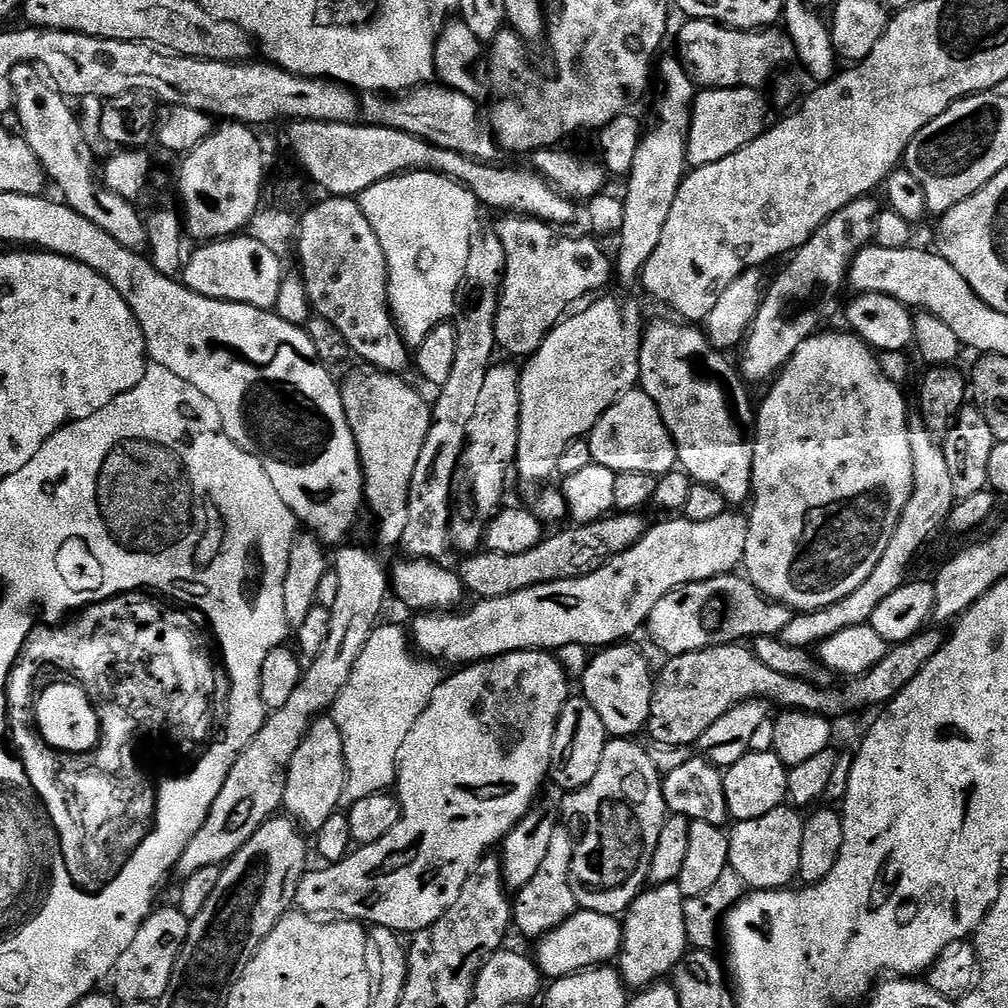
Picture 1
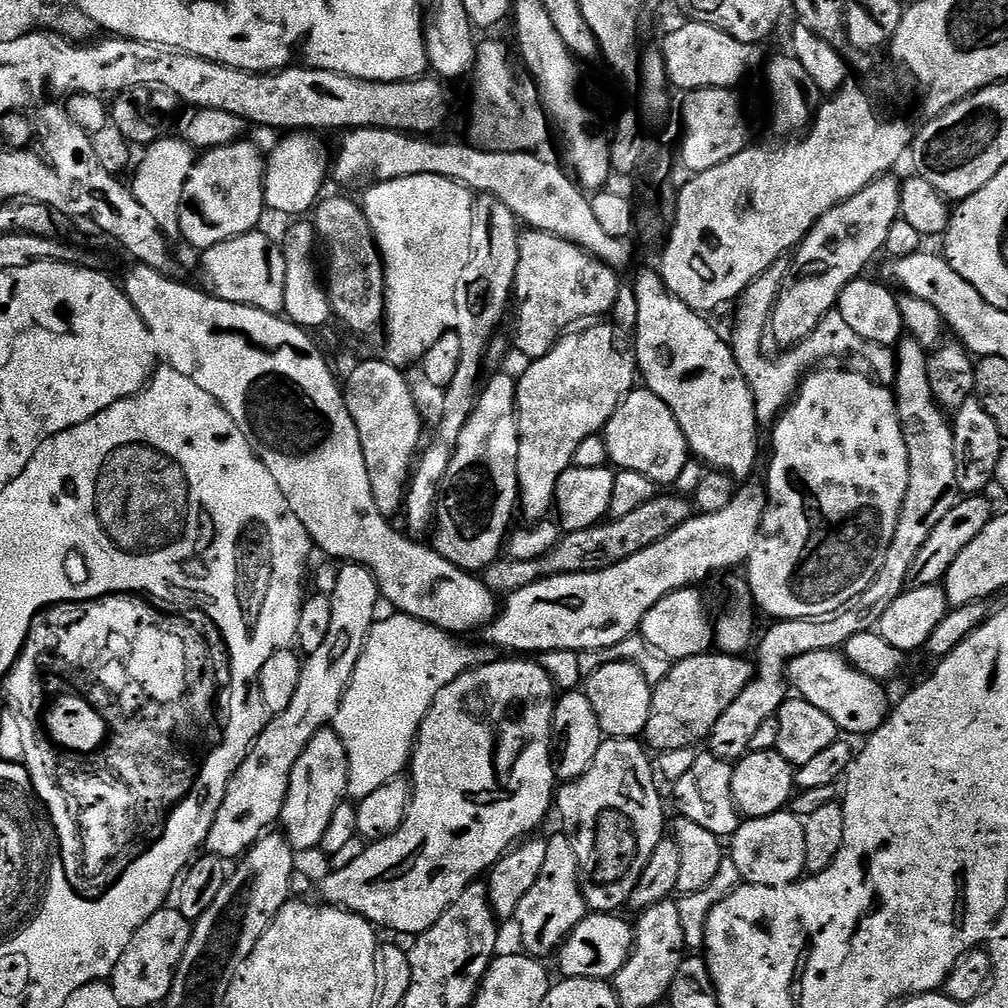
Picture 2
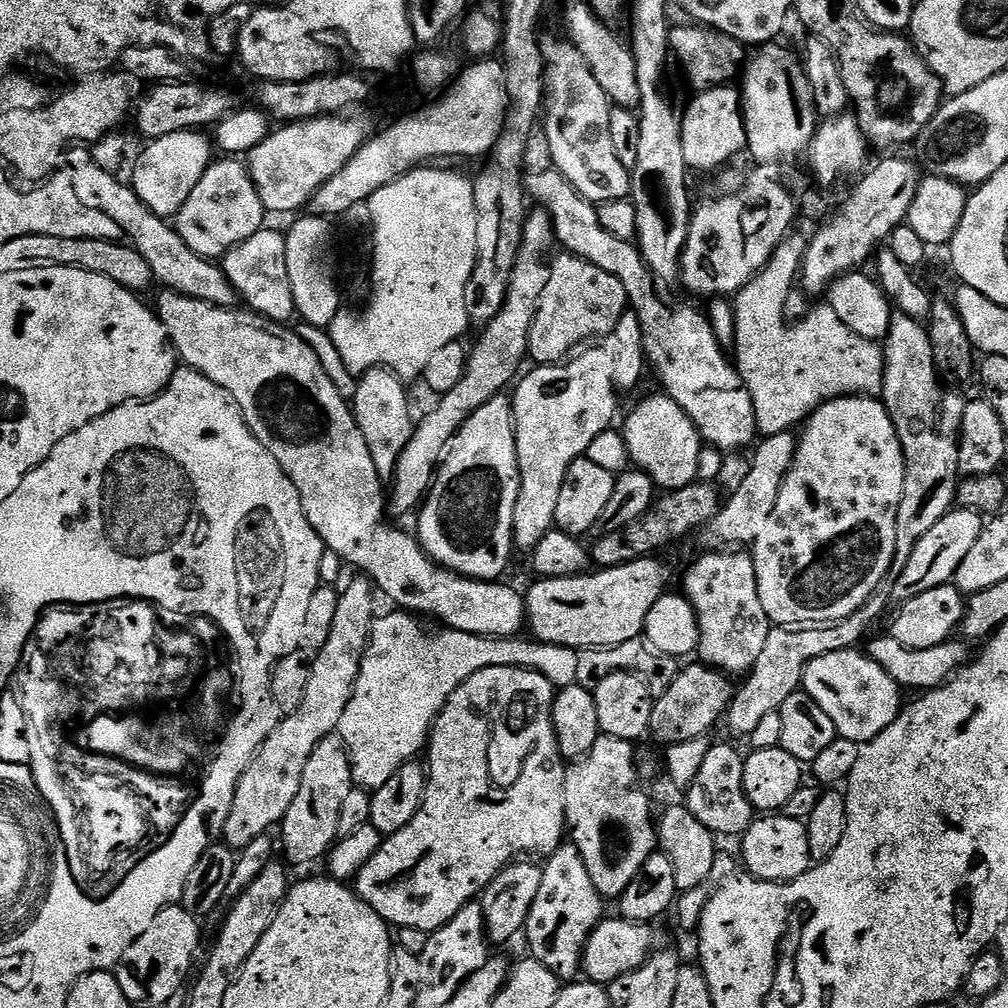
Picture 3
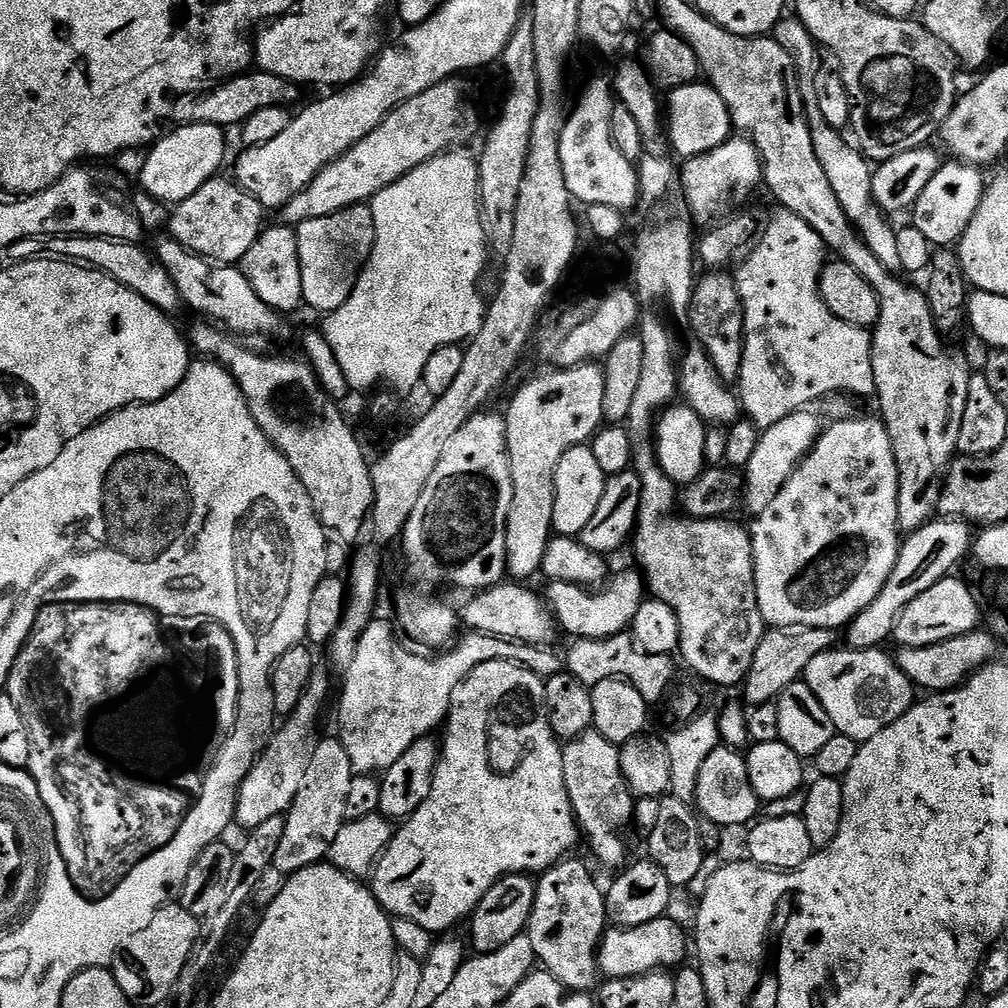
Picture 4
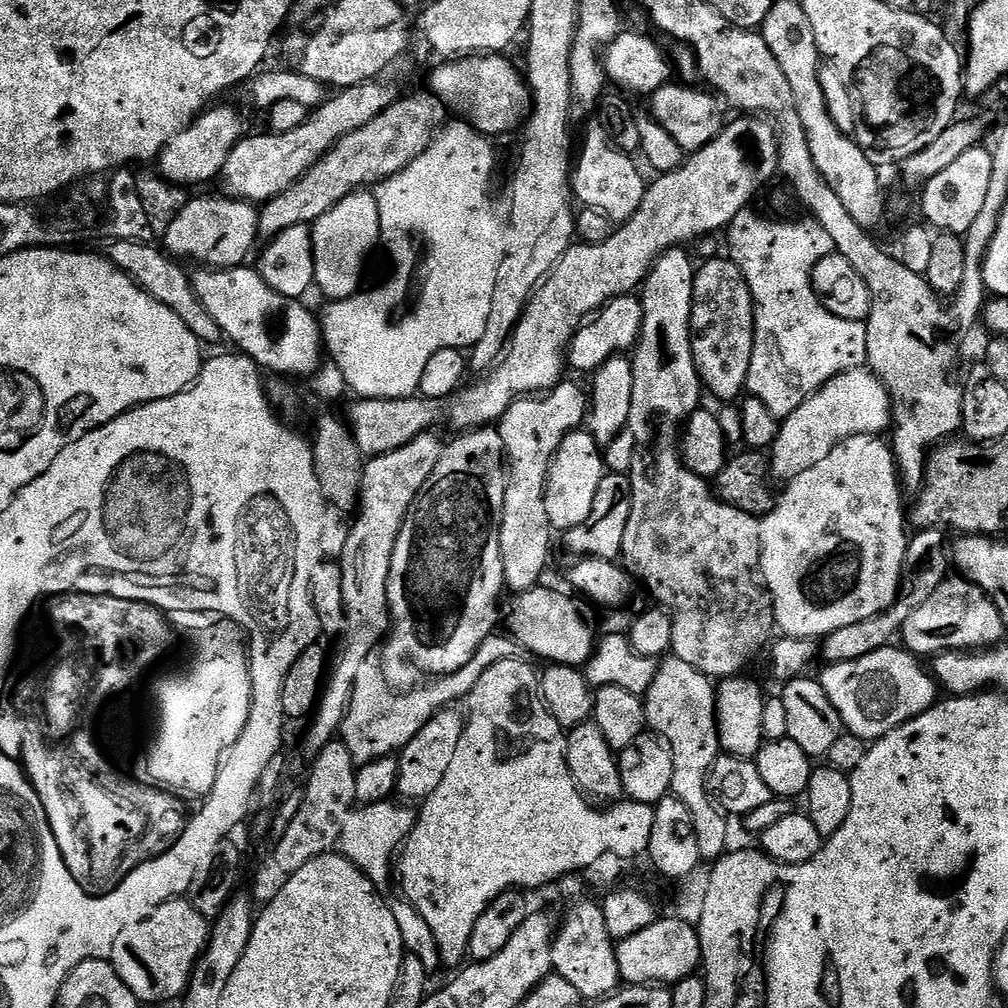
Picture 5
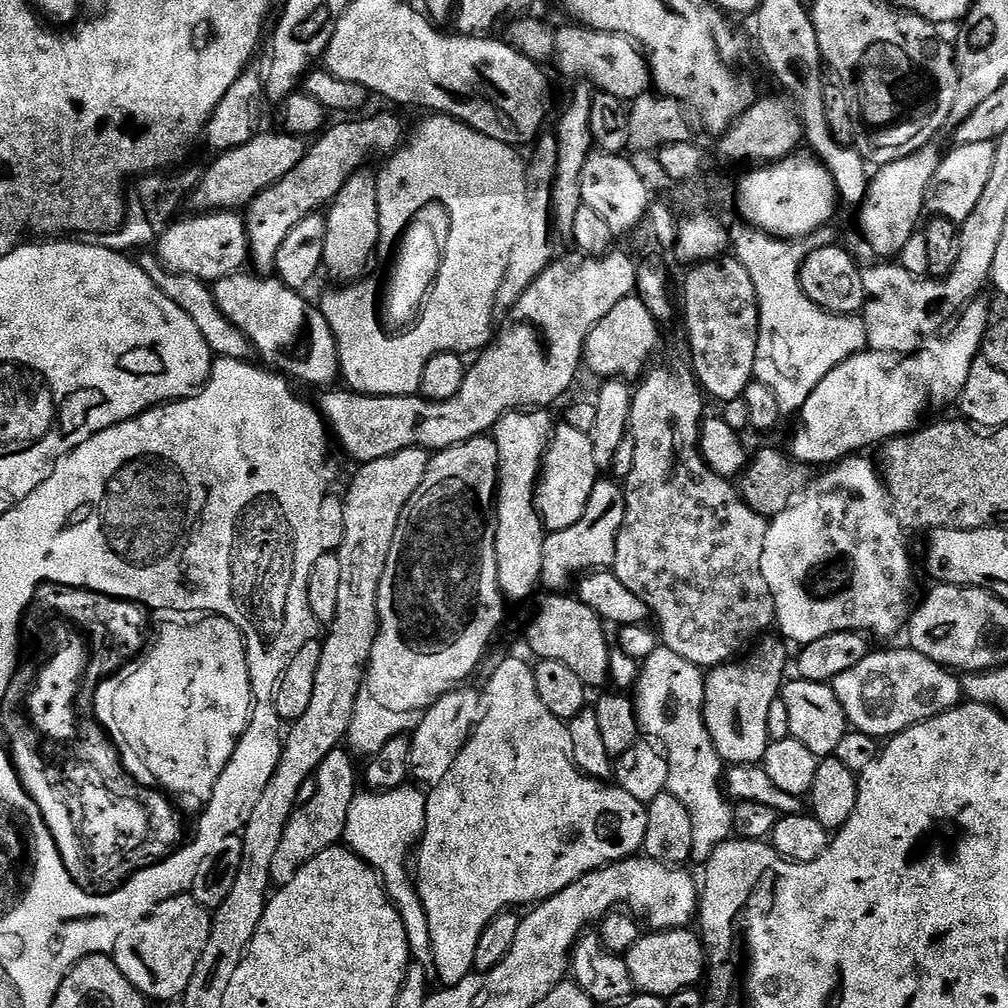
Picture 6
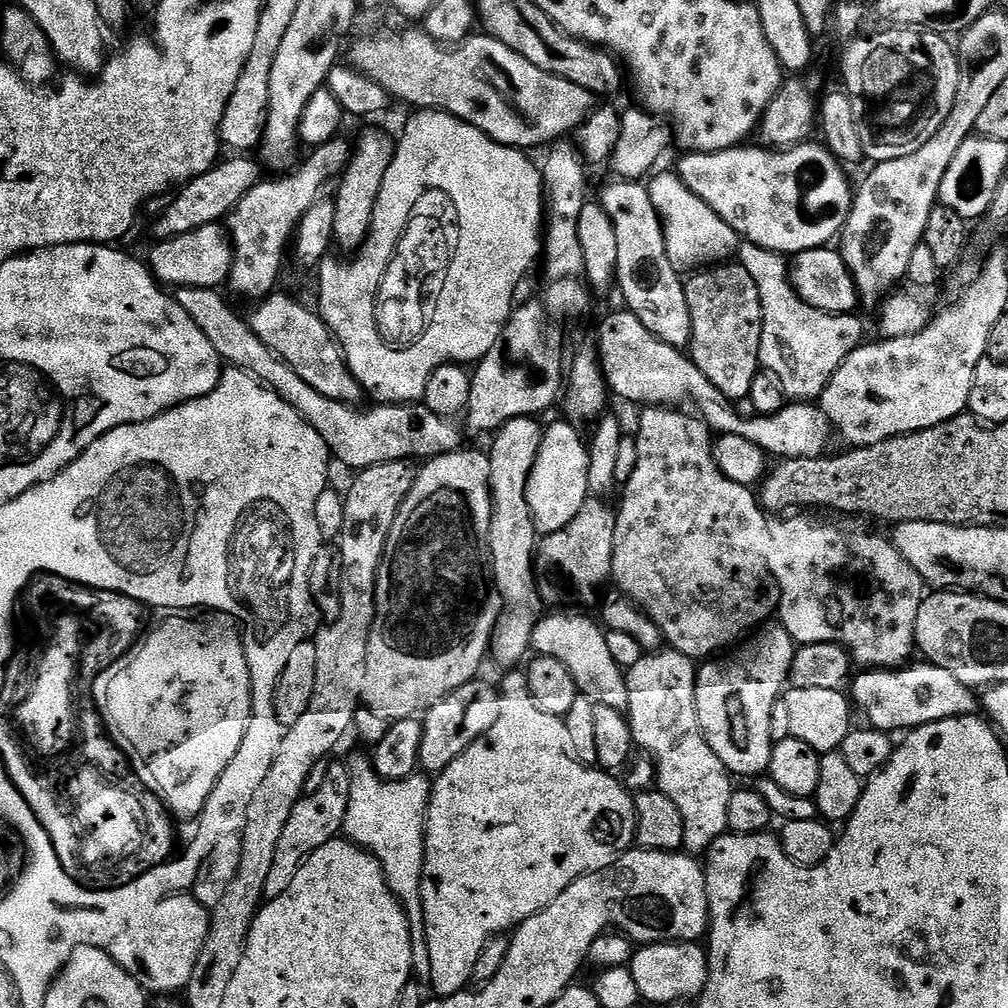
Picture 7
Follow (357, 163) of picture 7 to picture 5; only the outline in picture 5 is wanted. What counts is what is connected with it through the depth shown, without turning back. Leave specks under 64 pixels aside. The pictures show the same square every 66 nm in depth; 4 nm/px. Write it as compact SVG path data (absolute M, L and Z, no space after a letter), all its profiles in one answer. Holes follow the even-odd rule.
M371 191L352 192L338 206L326 210L322 218L311 225L312 269L314 284L325 296L325 301L345 300L361 291L360 275L372 256L372 251L381 243L380 219L375 195Z

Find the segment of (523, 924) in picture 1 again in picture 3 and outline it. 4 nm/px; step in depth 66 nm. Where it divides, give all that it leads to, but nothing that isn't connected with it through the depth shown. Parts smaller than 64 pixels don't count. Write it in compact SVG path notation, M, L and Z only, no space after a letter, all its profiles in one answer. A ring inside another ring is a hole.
M561 843L543 861L542 867L542 886L538 886L538 894L530 906L522 936L528 939L531 959L542 962L546 970L559 976L561 981L568 982L575 977L572 976L575 972L581 971L588 935L605 919L605 901L594 890L586 862L582 862L575 844Z

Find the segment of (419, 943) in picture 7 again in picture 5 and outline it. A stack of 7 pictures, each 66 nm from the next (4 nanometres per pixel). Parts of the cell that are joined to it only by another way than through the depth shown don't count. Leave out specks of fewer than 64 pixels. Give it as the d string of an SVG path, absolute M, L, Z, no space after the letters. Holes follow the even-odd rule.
M385 802L383 804L366 804L349 812L344 819L340 831L338 851L353 864L355 868L365 872L377 886L383 886L388 880L388 867L393 867L394 857L404 846L410 833L416 825L417 813L411 807L400 802Z

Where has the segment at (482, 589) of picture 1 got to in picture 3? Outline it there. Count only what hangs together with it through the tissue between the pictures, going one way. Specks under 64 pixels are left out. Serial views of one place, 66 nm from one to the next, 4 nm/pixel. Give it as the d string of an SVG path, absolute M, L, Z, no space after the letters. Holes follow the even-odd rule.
M693 482L681 488L665 491L652 507L647 508L634 522L613 532L597 535L597 540L590 545L591 563L596 564L597 569L603 570L629 564L631 560L642 560L659 553L656 551L666 544L690 535L695 528L703 529L711 524L722 507L722 496L711 483L700 483Z

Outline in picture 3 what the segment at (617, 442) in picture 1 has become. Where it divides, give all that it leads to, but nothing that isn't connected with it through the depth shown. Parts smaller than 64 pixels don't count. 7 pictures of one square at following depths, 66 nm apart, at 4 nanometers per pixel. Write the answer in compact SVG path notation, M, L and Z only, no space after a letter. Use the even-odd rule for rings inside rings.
M648 396L628 417L622 427L628 459L639 471L645 472L660 490L681 488L697 479L702 441L688 415L670 397Z

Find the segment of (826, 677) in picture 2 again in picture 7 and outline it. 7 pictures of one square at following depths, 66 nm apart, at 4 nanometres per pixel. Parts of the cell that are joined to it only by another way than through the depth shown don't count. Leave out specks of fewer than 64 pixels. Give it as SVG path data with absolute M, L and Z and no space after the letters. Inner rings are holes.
M919 663L900 669L864 670L853 679L850 686L853 705L864 714L865 721L875 730L889 734L896 733L896 730L906 732L930 722L972 716L979 711L977 693L960 682L950 670L944 670L936 664Z

